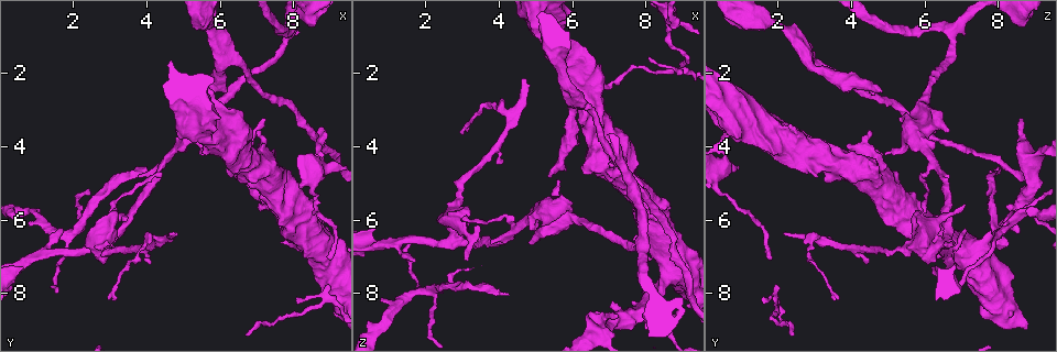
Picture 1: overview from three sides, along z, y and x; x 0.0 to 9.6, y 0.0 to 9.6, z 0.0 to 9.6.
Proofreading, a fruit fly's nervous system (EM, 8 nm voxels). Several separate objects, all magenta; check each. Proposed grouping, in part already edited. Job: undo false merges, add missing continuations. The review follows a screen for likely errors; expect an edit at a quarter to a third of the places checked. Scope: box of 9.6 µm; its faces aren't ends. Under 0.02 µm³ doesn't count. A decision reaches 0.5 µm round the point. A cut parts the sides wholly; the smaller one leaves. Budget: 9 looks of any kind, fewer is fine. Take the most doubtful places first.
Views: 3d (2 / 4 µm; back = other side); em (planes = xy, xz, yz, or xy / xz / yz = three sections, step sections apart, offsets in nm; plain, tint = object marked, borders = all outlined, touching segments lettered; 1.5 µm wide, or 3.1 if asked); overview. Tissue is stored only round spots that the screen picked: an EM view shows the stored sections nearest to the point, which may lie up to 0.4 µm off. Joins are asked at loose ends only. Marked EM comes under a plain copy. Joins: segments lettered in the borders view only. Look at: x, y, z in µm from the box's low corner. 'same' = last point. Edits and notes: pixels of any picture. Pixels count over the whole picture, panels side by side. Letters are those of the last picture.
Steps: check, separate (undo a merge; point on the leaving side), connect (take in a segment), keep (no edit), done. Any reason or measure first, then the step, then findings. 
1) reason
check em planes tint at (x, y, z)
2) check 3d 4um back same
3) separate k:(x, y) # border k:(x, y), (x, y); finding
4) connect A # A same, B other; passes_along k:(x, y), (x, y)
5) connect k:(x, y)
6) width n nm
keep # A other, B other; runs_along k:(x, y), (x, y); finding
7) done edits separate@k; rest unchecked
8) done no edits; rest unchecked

free end
check em 3.1um planes tint at (5.40, 2.45, 4.80)

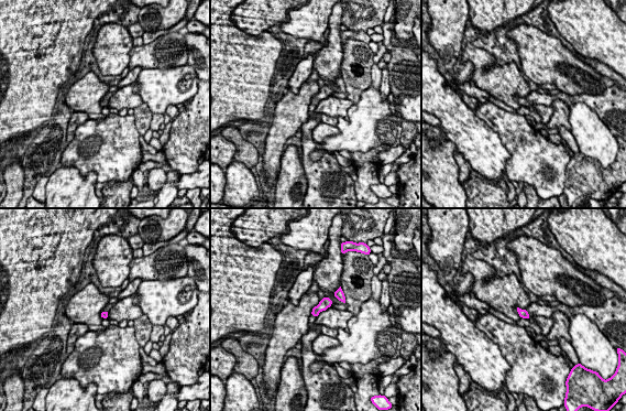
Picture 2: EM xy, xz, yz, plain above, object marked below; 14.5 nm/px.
what lies round it
check em 3.1um planes borders same

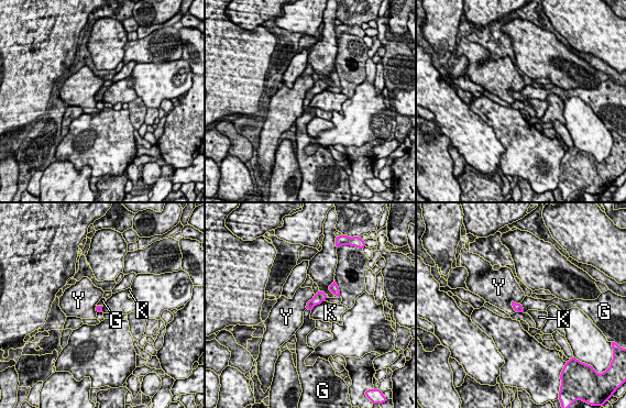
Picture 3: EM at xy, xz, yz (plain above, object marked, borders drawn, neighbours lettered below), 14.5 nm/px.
longest_contact K 280 nm
connect G # G same, K other, Y other; passes_along 3:(517, 307), (523, 308), (528, 304); it goes on there

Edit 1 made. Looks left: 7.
redraw
check overview

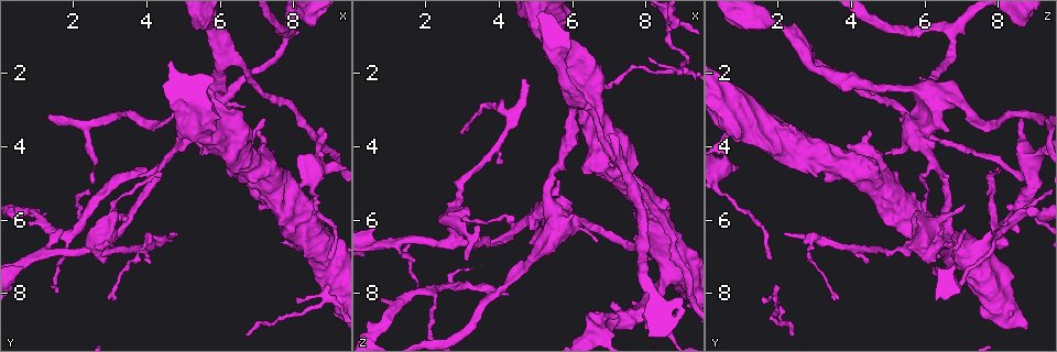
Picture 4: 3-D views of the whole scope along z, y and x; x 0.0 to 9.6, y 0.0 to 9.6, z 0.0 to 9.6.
free end
check 3d 4um at (4.75, 6.40, 2.15)

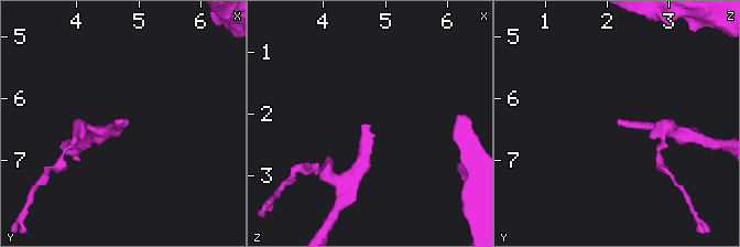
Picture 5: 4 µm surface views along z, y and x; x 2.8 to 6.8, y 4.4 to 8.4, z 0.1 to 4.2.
now the EM
check em xz step 4 borders at (4.80, 6.40, 2.20)

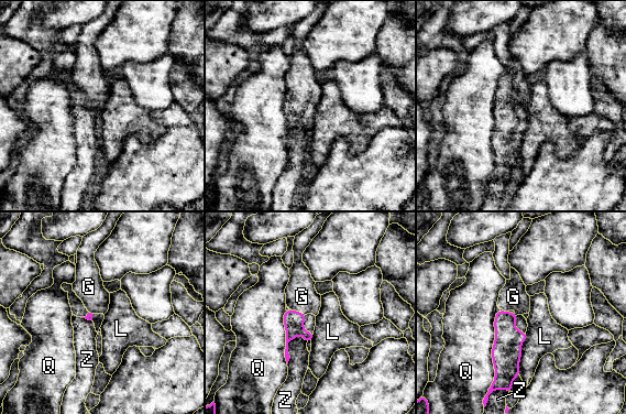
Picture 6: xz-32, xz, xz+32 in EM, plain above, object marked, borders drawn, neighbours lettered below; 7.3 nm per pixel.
another direction
check em planes borders same

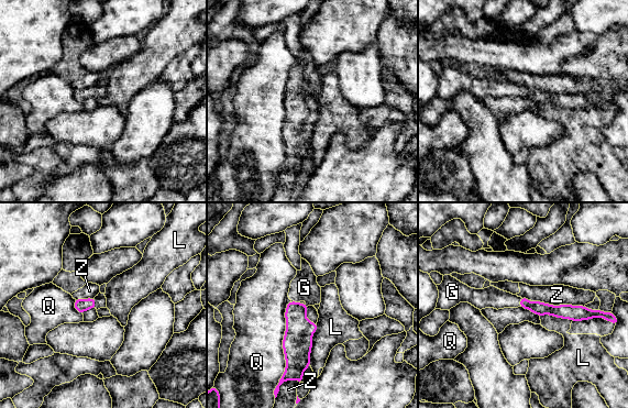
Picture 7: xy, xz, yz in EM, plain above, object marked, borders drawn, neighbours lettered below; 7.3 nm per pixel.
width 100 nm; longest_contact Q 550 nm
connect G # G same, L other, Q other, Z other; it goes on there

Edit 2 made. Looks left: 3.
an open end
check em planes borders at (3.05, 8.10, 3.65)

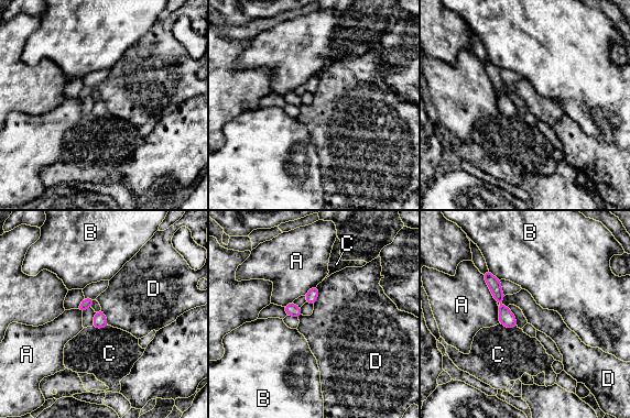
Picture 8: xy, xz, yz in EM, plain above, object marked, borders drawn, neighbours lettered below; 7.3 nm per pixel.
keep # A other, B other, C other, D other; border 8:(506, 295), (498, 306); no lettered segment goes on from it

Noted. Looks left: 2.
done edits connect@3, connect@7; rest unchecked

